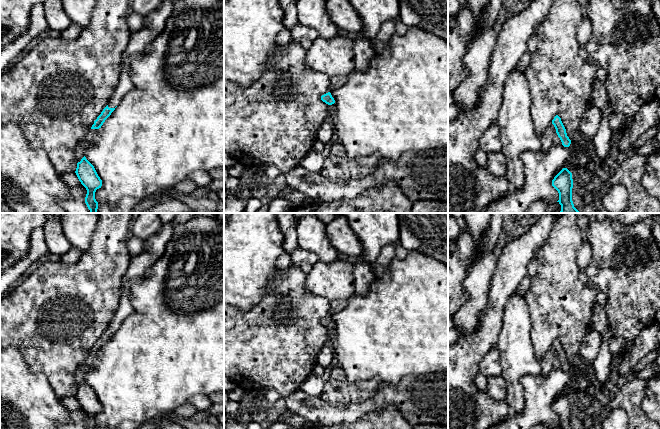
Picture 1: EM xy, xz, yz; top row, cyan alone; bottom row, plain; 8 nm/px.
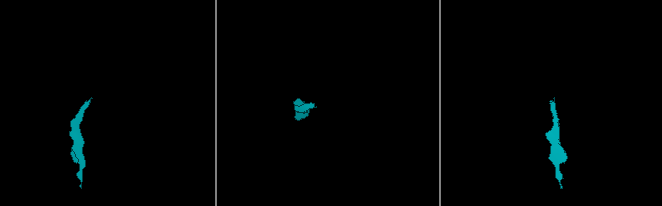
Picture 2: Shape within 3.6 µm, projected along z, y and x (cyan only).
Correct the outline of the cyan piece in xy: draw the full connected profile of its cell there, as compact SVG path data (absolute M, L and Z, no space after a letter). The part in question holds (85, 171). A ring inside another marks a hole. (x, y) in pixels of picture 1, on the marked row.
M163 0L157 9L144 17L143 27L131 34L129 43L123 54L119 84L110 98L108 105L94 121L87 137L75 147L74 154L78 162L75 173L81 184L87 190L85 203L90 213L98 213L98 202L95 199L95 192L101 188L102 180L84 154L99 137L100 128L105 120L115 110L115 107L120 103L123 96L133 88L129 76L131 57L145 52L152 41L164 30L166 20L172 11L172 0Z

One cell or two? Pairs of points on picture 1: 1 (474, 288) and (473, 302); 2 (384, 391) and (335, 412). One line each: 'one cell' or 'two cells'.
1: one cell
2: one cell

